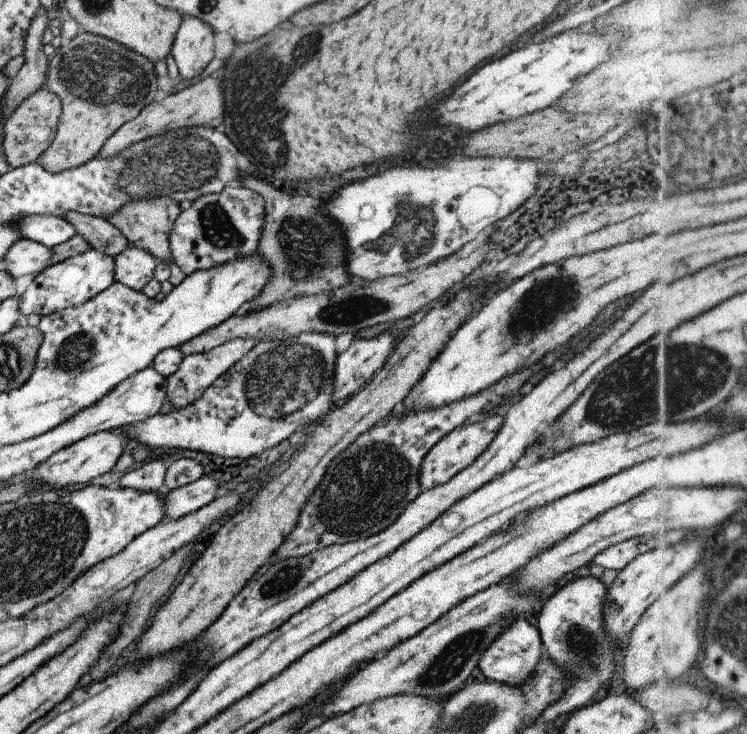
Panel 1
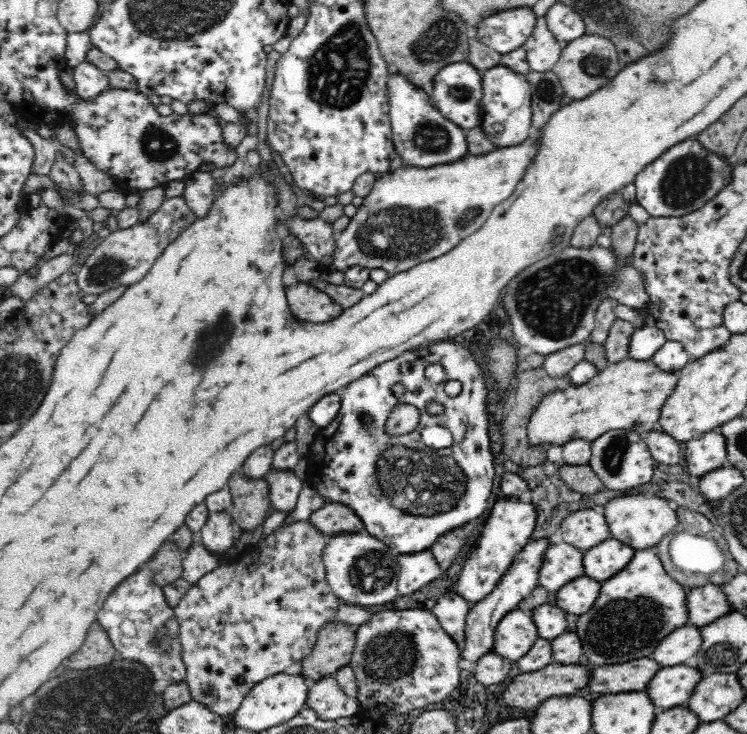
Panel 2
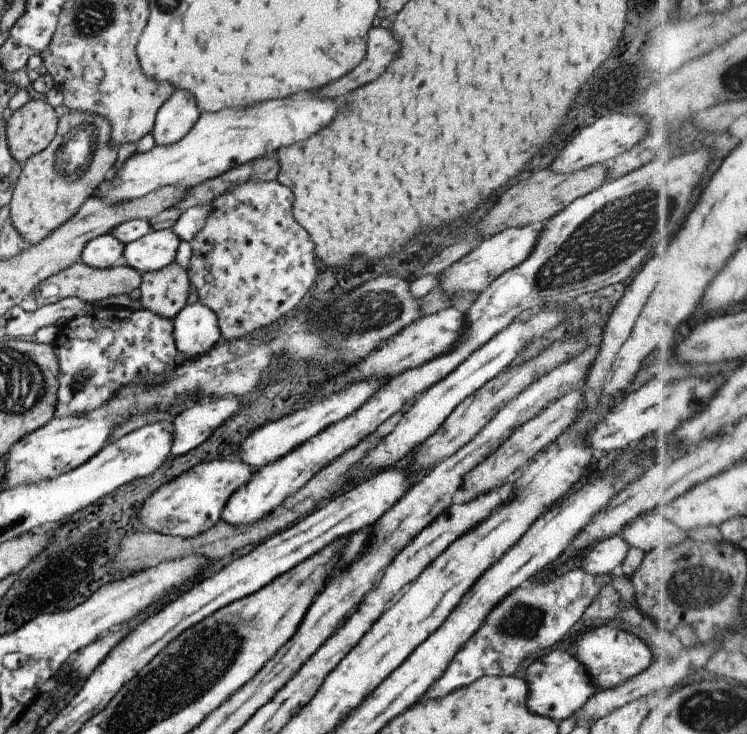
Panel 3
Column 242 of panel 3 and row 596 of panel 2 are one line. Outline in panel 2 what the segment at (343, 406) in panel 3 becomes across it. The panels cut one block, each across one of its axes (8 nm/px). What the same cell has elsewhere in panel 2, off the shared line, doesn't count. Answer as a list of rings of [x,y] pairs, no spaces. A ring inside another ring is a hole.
[[[451,591],[442,594],[435,604],[430,612],[463,650],[466,616],[471,610],[471,604],[458,593]]]

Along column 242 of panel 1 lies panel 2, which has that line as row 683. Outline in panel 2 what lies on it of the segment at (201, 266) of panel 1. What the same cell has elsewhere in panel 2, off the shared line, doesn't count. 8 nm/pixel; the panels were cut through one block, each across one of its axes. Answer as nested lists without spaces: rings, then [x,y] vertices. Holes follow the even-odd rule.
[[[298,521],[291,524],[281,524],[277,529],[263,536],[252,546],[248,553],[247,561],[238,564],[222,564],[215,569],[208,571],[201,576],[182,596],[182,600],[174,607],[179,629],[178,640],[182,649],[182,658],[185,664],[185,682],[188,683],[192,700],[206,705],[212,712],[224,717],[230,716],[237,711],[244,697],[250,692],[250,689],[261,680],[274,676],[278,673],[298,674],[301,672],[301,660],[308,656],[308,653],[315,647],[318,631],[323,625],[334,621],[334,614],[342,602],[333,594],[328,586],[325,577],[324,563],[322,562],[322,553],[327,548],[331,536],[325,536],[319,532],[310,521]]]

